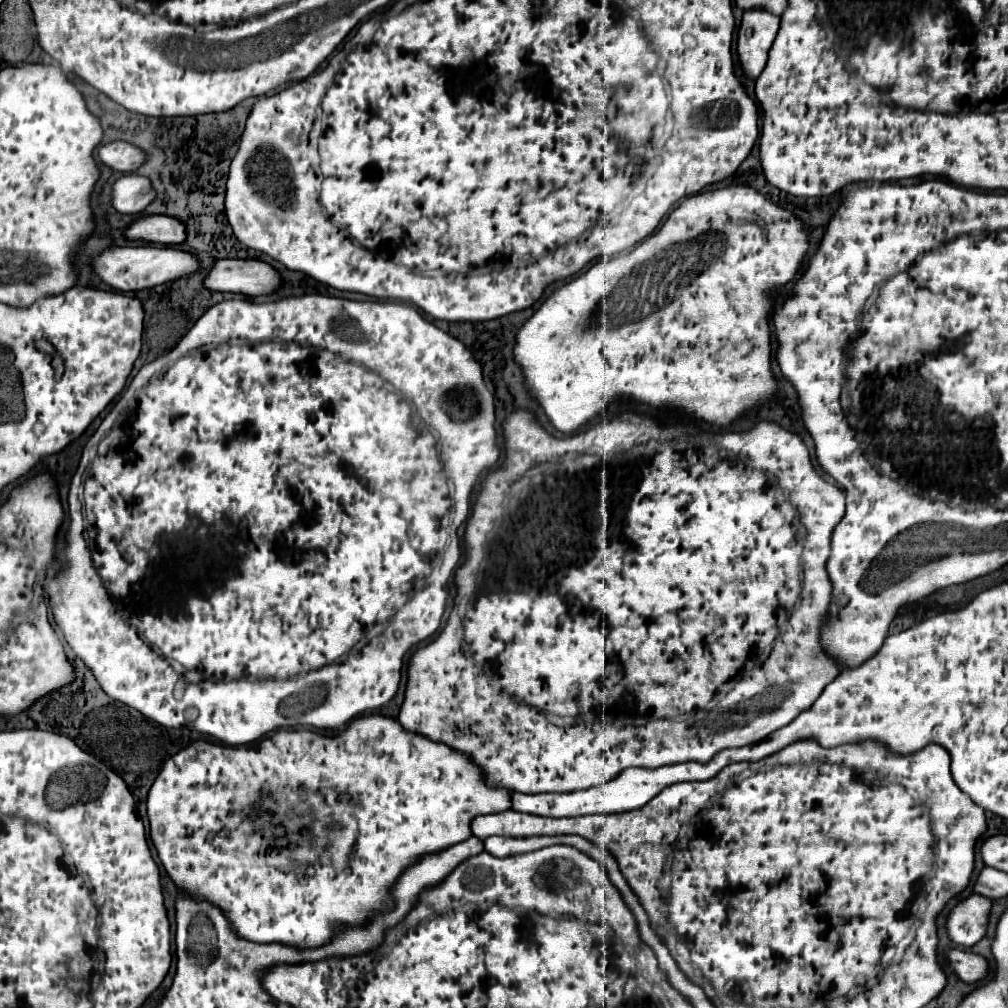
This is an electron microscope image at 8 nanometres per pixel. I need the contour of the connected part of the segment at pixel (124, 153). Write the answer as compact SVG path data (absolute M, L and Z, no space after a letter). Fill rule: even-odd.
M110 142L100 146L100 160L118 172L136 172L146 162L146 152L130 142Z

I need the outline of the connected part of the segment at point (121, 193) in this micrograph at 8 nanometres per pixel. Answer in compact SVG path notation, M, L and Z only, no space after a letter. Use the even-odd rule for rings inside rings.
M128 174L112 188L112 206L122 214L140 214L154 200L154 188L146 176Z

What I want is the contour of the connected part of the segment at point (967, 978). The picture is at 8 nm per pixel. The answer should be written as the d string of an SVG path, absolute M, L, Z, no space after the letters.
M950 950L948 952L950 966L958 974L960 980L964 982L978 982L988 976L988 960L982 958L980 954L974 952L964 952L964 950Z

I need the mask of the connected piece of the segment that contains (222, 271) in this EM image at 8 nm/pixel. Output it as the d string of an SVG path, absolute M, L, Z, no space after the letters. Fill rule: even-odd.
M218 260L204 280L208 290L238 292L244 296L274 294L280 284L278 270L260 260Z

